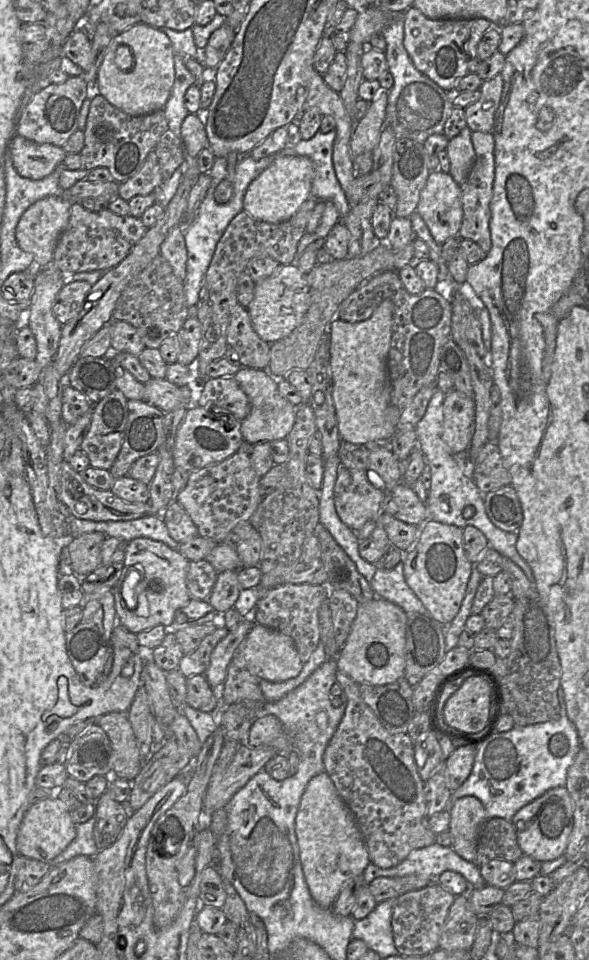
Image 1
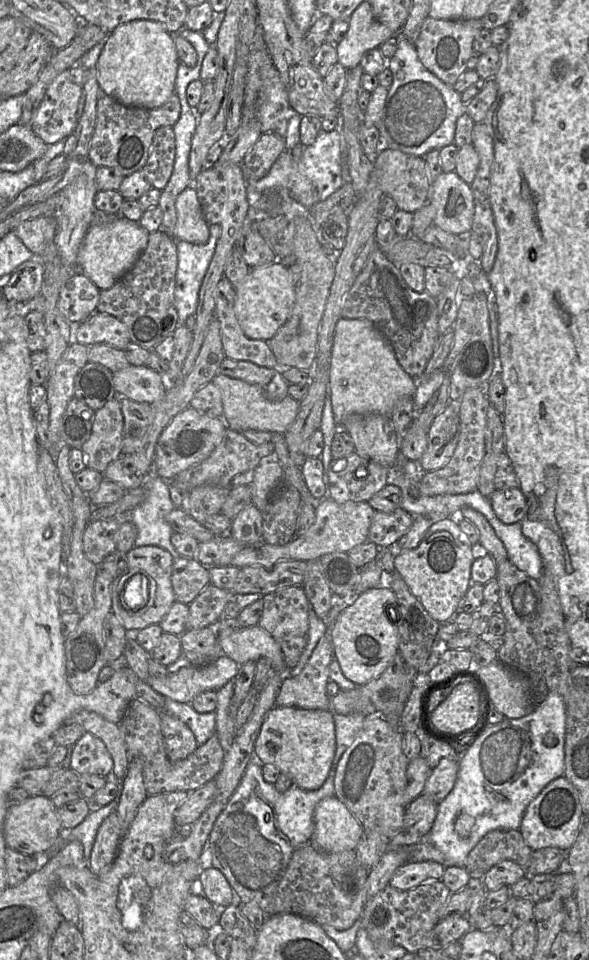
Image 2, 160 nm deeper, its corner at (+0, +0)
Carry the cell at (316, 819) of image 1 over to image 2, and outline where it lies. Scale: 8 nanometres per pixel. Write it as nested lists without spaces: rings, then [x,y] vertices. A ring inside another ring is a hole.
[[[336,796],[316,805],[313,822],[310,844],[326,853],[355,850],[364,833],[354,814]]]

